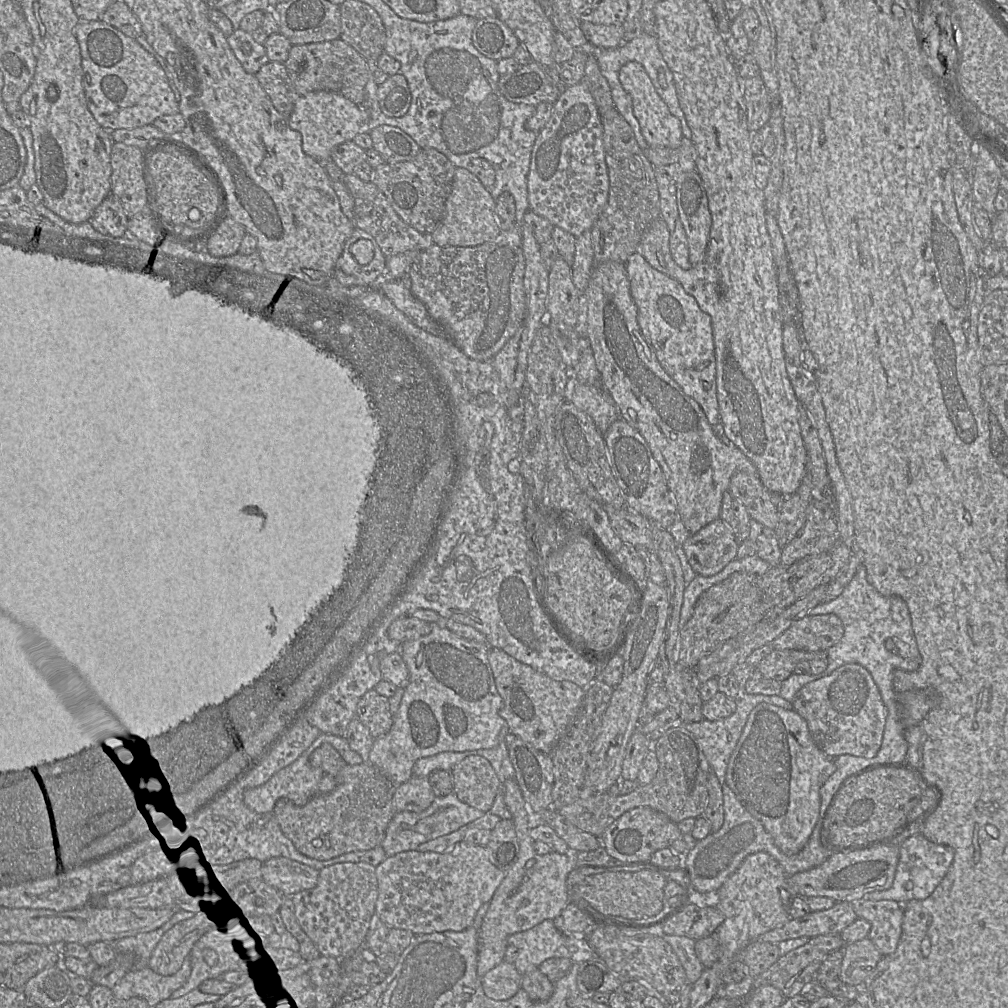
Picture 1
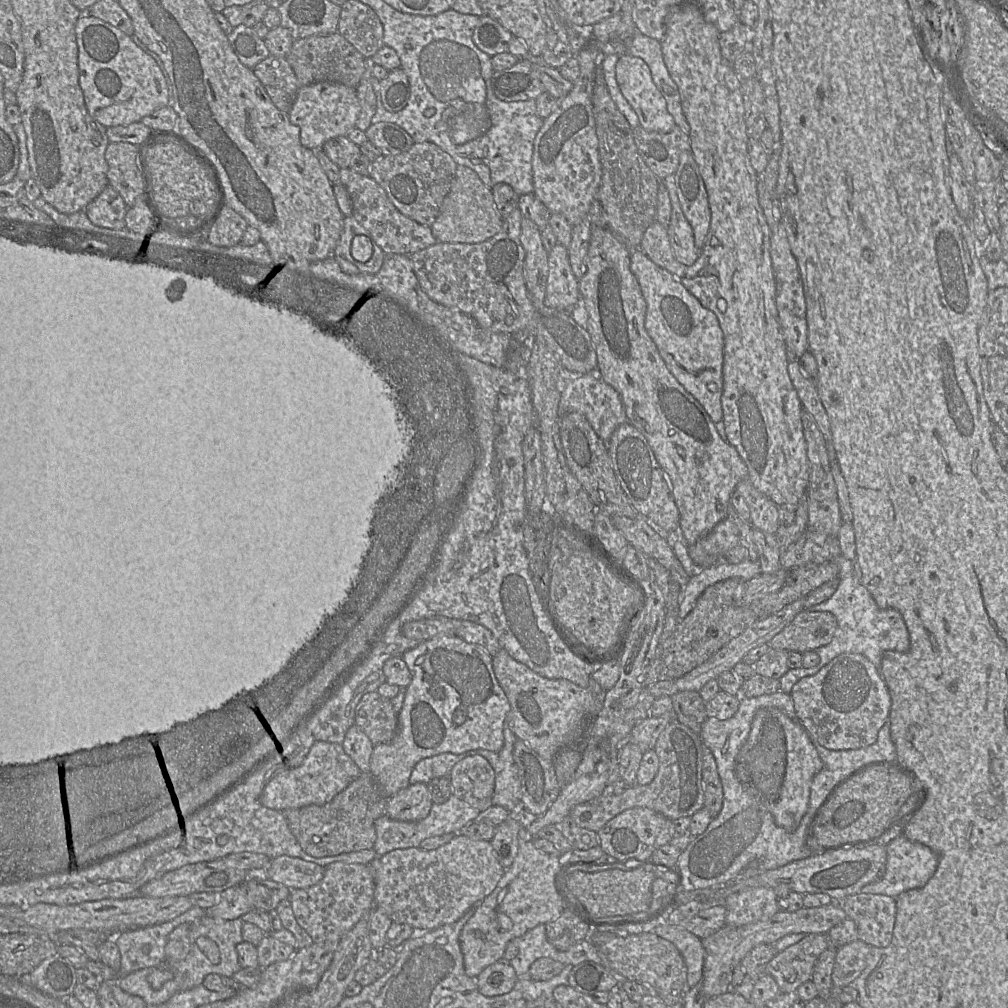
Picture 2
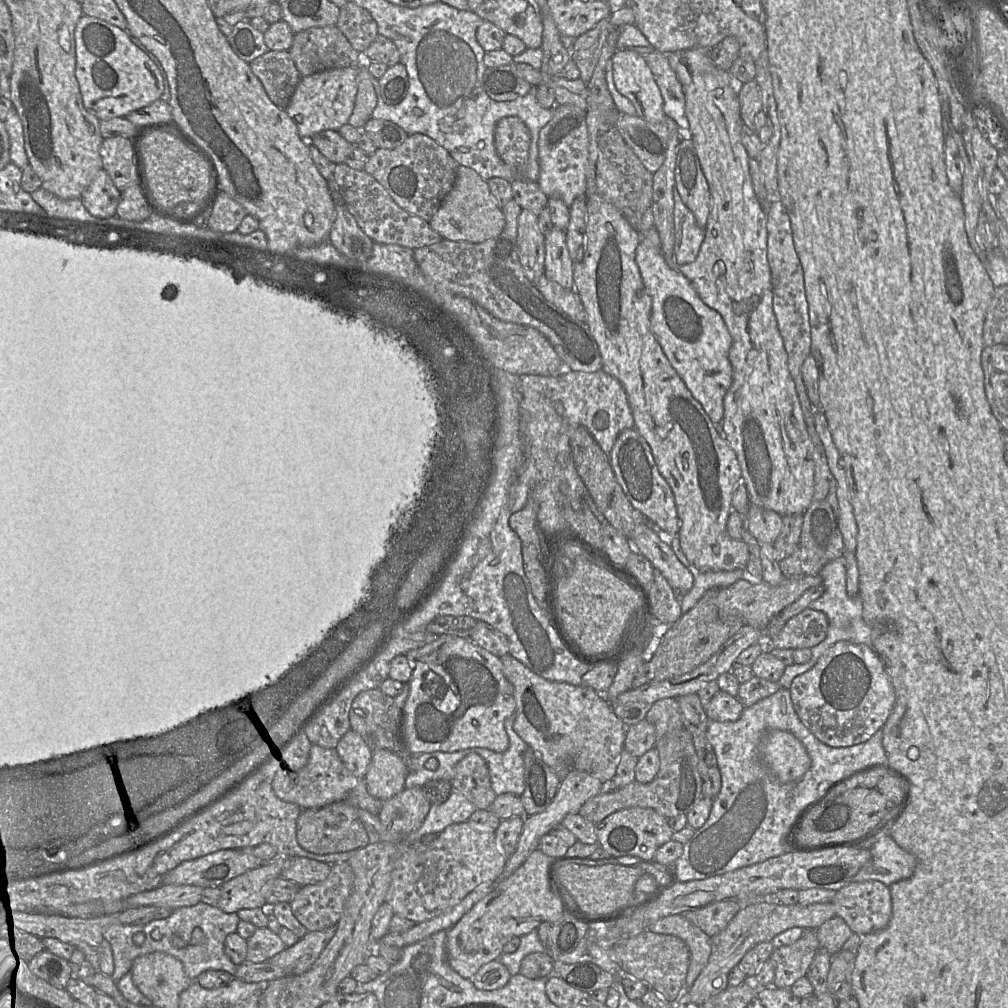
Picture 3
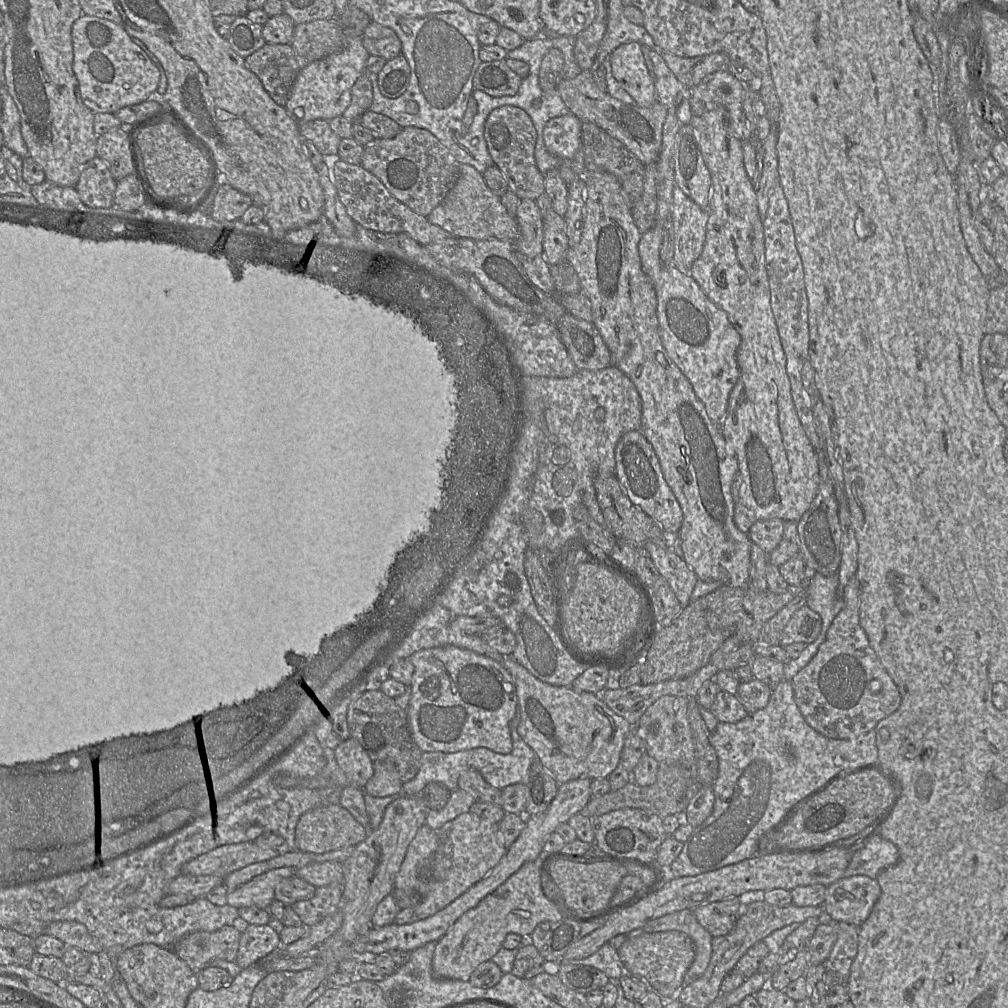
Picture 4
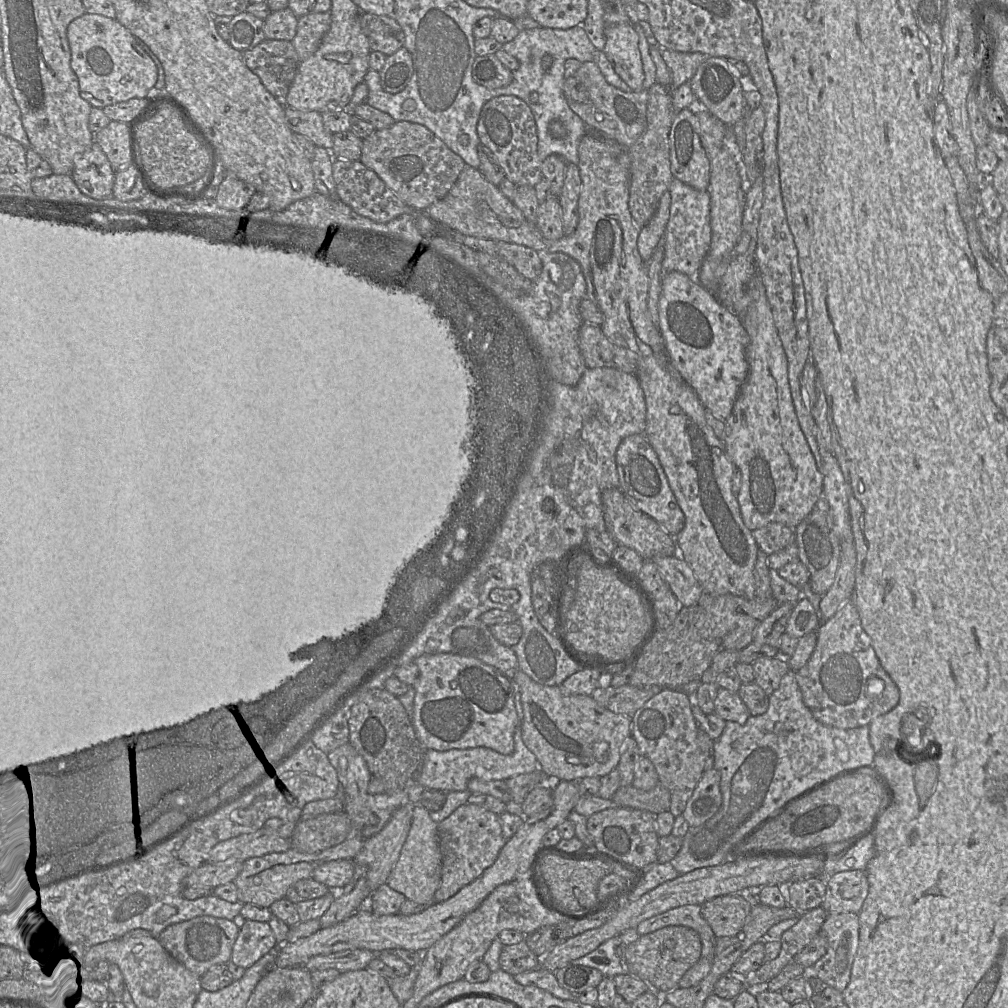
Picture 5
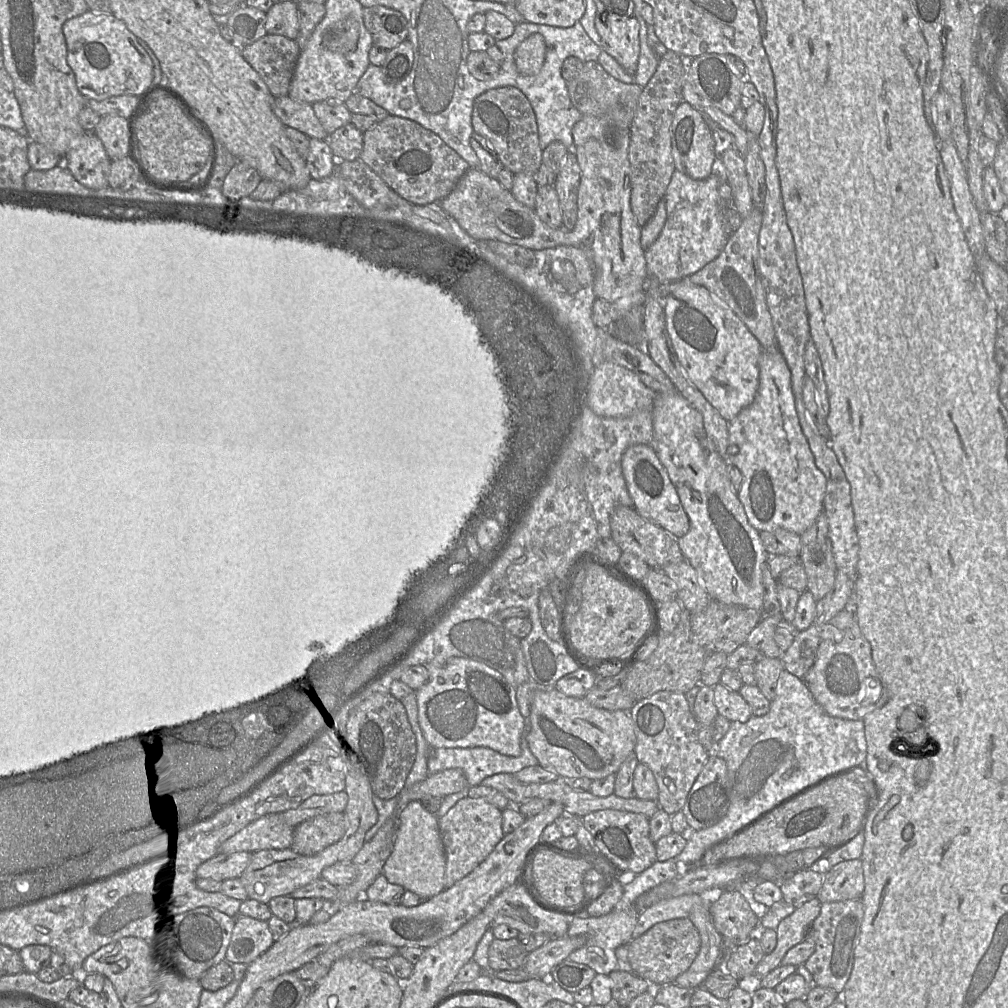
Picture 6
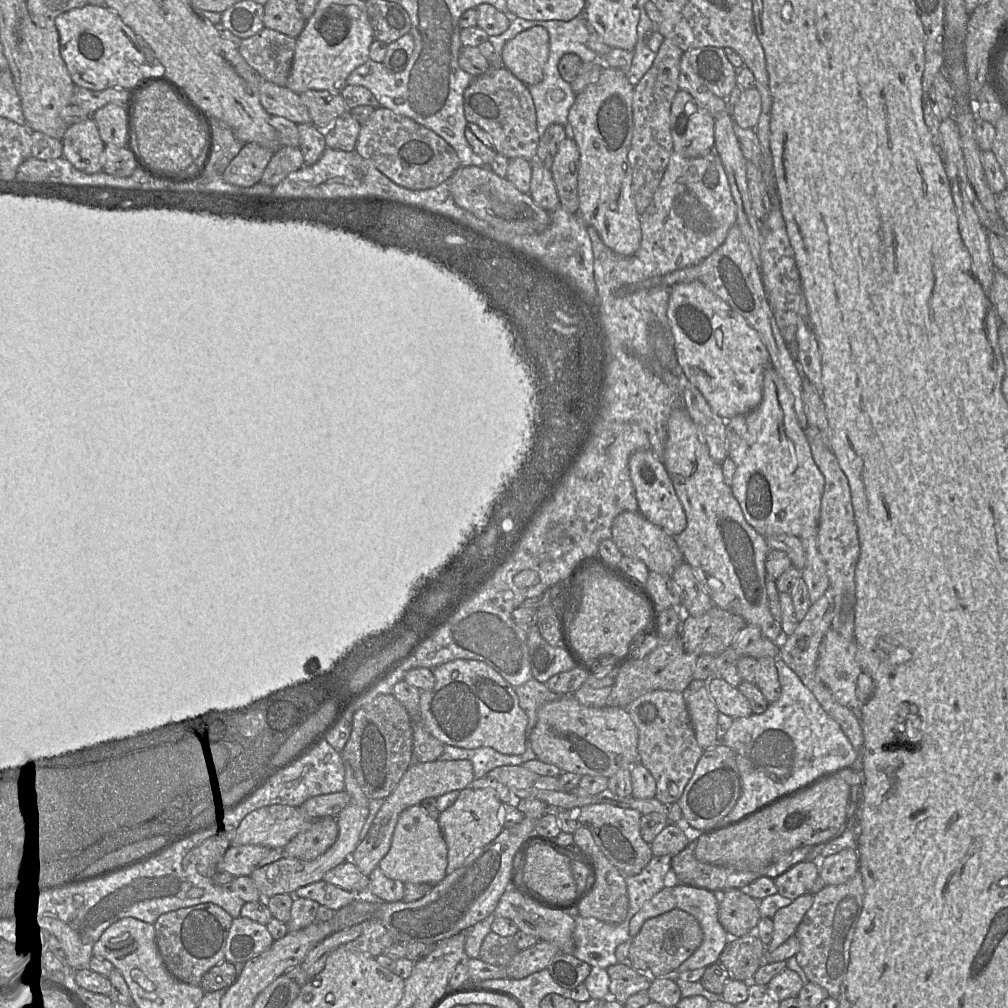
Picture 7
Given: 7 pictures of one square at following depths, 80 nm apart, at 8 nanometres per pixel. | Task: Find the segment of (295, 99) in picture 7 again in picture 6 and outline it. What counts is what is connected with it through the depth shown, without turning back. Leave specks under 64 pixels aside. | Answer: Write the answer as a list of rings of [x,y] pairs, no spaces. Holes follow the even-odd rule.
[[[287,95],[275,98],[272,110],[284,126],[297,129],[309,138],[327,139],[328,133],[315,115],[312,105],[295,101]]]

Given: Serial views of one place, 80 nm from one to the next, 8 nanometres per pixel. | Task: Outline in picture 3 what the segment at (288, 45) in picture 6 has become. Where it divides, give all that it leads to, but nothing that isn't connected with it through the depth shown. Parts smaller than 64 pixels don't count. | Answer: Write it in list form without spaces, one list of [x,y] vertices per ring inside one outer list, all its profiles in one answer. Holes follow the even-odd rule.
[[[269,50],[250,62],[249,66],[261,81],[269,99],[286,110],[302,78],[289,51]]]

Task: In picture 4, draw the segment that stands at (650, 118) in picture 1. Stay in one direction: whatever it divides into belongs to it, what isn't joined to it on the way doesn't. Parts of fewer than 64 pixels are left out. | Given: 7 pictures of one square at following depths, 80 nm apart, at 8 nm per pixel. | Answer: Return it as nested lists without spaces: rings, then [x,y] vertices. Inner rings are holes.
[[[638,42],[622,44],[609,54],[608,59],[611,63],[613,77],[619,82],[622,88],[630,94],[636,105],[649,107],[657,101],[655,79],[650,75],[645,64],[641,44]]]

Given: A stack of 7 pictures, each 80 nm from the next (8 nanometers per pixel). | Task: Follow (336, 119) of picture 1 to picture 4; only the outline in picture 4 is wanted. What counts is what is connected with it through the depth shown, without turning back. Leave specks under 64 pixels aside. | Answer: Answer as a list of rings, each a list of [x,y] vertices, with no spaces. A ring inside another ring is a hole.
[[[347,37],[347,46],[343,51],[300,69],[290,91],[285,110],[297,125],[316,119],[329,121],[342,116],[350,105],[353,85],[366,72],[366,62],[369,56],[363,46],[362,37]]]

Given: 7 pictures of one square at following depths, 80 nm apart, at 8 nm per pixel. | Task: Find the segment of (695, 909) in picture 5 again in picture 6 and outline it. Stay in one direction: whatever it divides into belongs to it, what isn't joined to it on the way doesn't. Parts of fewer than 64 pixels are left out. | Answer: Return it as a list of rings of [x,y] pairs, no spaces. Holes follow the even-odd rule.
[[[710,893],[687,894],[663,899],[639,913],[636,926],[632,932],[632,939],[639,937],[659,922],[676,918],[689,918],[689,914],[695,905],[708,902],[710,904]]]

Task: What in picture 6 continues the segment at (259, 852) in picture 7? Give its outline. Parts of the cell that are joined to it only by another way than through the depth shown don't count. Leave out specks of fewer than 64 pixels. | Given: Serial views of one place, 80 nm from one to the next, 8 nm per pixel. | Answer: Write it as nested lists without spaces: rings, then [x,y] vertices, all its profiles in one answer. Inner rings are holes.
[[[218,853],[203,863],[196,871],[197,879],[213,879],[223,882],[239,878],[250,863],[252,853]]]

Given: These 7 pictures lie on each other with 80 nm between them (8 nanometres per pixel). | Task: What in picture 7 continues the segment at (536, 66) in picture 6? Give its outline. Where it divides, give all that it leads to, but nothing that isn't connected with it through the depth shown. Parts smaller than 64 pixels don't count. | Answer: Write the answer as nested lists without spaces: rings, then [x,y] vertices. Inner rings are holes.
[[[541,26],[529,28],[507,41],[502,62],[526,86],[539,83],[549,55],[549,34]]]

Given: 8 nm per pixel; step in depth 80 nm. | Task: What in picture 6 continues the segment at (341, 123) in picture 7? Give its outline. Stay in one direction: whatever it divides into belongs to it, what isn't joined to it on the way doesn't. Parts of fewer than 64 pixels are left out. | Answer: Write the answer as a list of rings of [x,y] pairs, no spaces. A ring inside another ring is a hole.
[[[349,123],[329,134],[325,141],[336,160],[352,161],[360,157],[363,133]]]

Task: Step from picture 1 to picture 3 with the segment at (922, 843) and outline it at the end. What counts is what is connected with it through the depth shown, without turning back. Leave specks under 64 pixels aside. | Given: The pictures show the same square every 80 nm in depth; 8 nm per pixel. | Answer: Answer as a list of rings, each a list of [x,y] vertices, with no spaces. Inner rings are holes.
[[[883,836],[871,848],[871,860],[854,876],[854,881],[877,880],[886,886],[909,878],[916,858],[902,849],[890,836]]]

